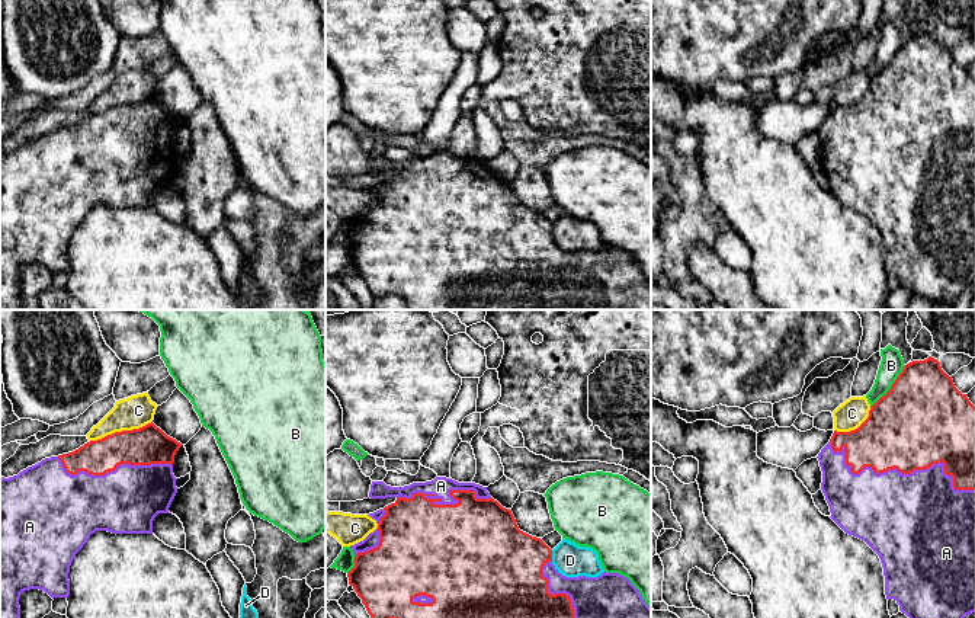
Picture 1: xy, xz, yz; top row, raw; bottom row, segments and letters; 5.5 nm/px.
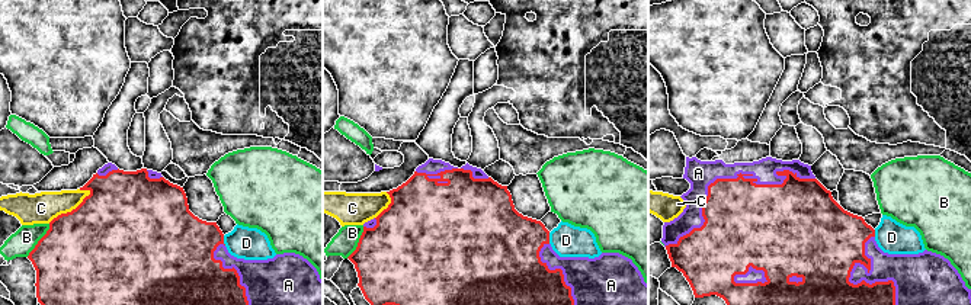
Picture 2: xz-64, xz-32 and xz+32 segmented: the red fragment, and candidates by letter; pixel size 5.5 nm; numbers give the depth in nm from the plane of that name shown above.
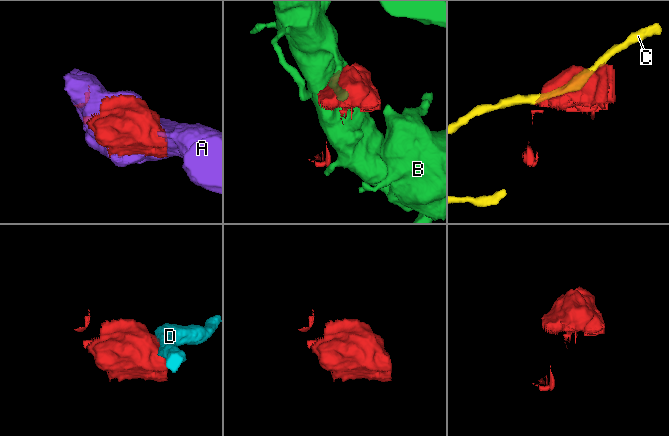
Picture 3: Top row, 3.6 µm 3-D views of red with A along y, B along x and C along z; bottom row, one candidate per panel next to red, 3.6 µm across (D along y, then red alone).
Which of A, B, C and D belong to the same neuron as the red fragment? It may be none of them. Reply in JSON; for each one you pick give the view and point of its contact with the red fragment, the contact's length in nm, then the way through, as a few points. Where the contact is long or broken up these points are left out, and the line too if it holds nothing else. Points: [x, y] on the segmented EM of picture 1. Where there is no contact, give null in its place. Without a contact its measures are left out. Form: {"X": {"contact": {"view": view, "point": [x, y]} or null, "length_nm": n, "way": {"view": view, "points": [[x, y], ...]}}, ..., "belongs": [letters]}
{"A": {"contact": {"view": "yz", "point": [903, 473]}, "length_nm": 850}, "belongs": ["A"]}

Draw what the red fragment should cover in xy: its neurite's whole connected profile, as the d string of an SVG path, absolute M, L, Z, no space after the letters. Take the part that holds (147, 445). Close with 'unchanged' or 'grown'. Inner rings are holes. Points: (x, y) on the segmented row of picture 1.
M153 422L132 430L122 430L78 449L45 458L17 475L0 478L0 618L20 618L20 593L39 589L54 598L70 595L70 566L92 534L153 534L153 521L169 507L177 493L173 474L174 455L180 442L167 436Z; grown

